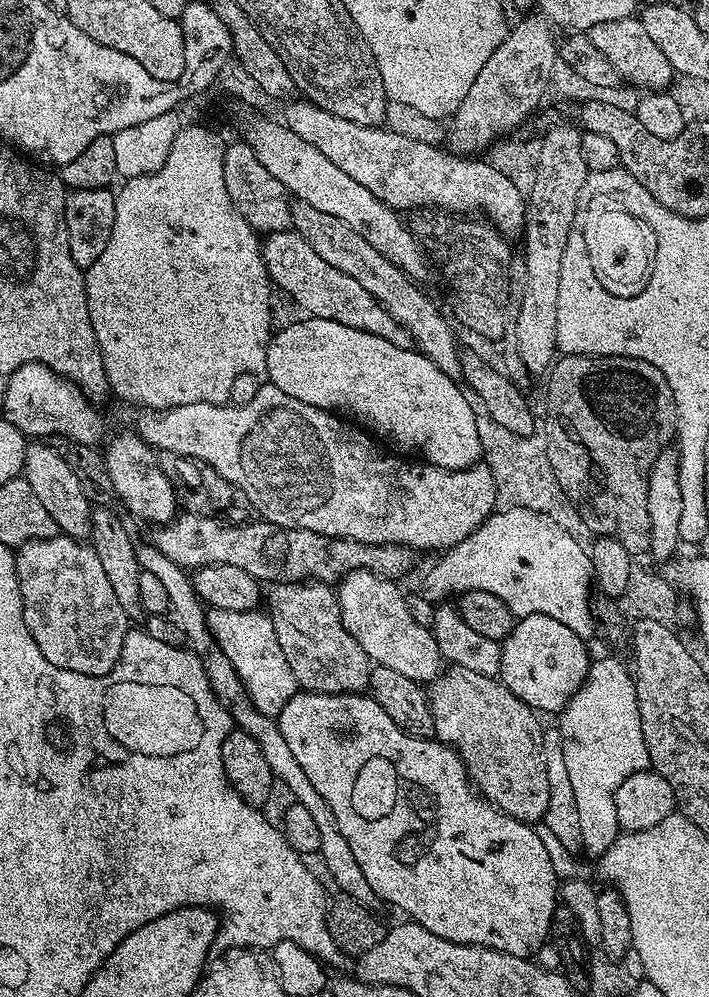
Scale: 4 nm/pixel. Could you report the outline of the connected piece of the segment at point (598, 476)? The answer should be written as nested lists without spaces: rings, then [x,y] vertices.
[[[561,355],[553,363],[547,373],[548,380],[548,409],[542,412],[542,437],[546,440],[546,453],[554,468],[555,477],[558,478],[562,490],[569,496],[570,502],[582,516],[582,521],[590,526],[597,537],[605,536],[620,542],[630,556],[642,554],[652,547],[650,538],[650,510],[648,509],[648,471],[654,466],[658,454],[673,443],[676,434],[676,407],[670,386],[666,378],[662,378],[662,370],[658,366],[650,366],[650,362],[630,358],[629,356],[566,356]]]

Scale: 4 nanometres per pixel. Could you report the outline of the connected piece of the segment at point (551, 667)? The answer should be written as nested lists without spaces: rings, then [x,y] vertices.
[[[546,614],[519,617],[500,645],[502,666],[499,679],[537,713],[559,713],[588,676],[590,655],[584,644],[587,644],[585,637],[574,634],[574,630],[562,626],[562,622],[554,618],[546,618]]]

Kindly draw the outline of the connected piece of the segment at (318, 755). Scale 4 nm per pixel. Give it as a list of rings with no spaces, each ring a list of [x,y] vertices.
[[[298,690],[292,695],[290,702],[282,706],[282,710],[278,713],[278,723],[282,738],[286,738],[286,743],[289,744],[298,766],[302,766],[306,778],[310,778],[314,790],[318,790],[318,794],[326,798],[326,806],[330,806],[334,822],[338,822],[338,830],[342,830],[342,838],[350,842],[354,862],[362,866],[362,874],[366,874],[366,882],[370,882],[376,897],[383,903],[385,900],[386,903],[401,908],[408,915],[405,917],[409,921],[422,925],[426,930],[430,930],[430,934],[438,934],[438,938],[446,938],[459,944],[477,944],[511,956],[535,957],[537,950],[549,939],[552,915],[558,906],[558,877],[550,862],[550,854],[546,854],[546,846],[542,838],[538,838],[531,823],[515,820],[505,812],[499,812],[476,791],[456,751],[435,738],[411,736],[409,732],[403,732],[394,722],[394,718],[390,718],[390,714],[386,714],[386,710],[378,706],[378,702],[371,694]]]

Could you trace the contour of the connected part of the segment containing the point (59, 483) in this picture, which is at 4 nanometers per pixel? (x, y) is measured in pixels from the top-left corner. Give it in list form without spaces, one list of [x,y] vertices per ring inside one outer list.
[[[29,443],[24,455],[22,479],[30,482],[30,490],[34,490],[42,506],[46,506],[50,518],[54,518],[57,529],[63,535],[73,536],[75,540],[82,541],[91,537],[93,505],[89,504],[86,494],[82,494],[82,485],[74,475],[74,470],[70,470],[66,458],[62,458],[62,454],[58,454],[51,443]]]

